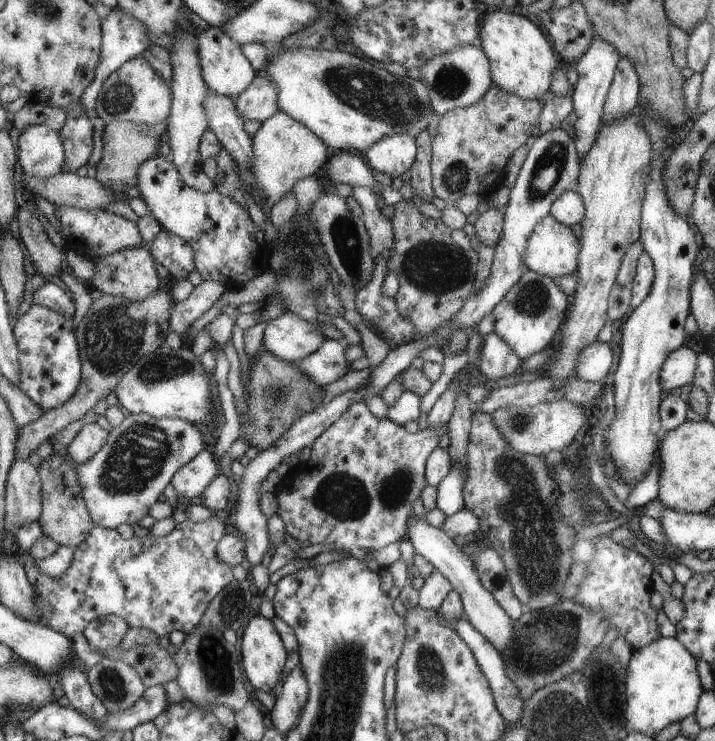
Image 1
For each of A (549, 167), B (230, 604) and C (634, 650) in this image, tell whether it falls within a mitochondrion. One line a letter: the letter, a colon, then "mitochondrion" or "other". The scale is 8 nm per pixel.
A: mitochondrion
B: mitochondrion
C: other

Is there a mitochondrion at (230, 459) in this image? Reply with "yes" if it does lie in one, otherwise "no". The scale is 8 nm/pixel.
no

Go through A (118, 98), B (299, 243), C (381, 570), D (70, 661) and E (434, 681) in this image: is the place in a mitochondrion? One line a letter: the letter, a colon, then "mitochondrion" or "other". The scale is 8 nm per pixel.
A: mitochondrion
B: mitochondrion
C: other
D: other
E: mitochondrion

